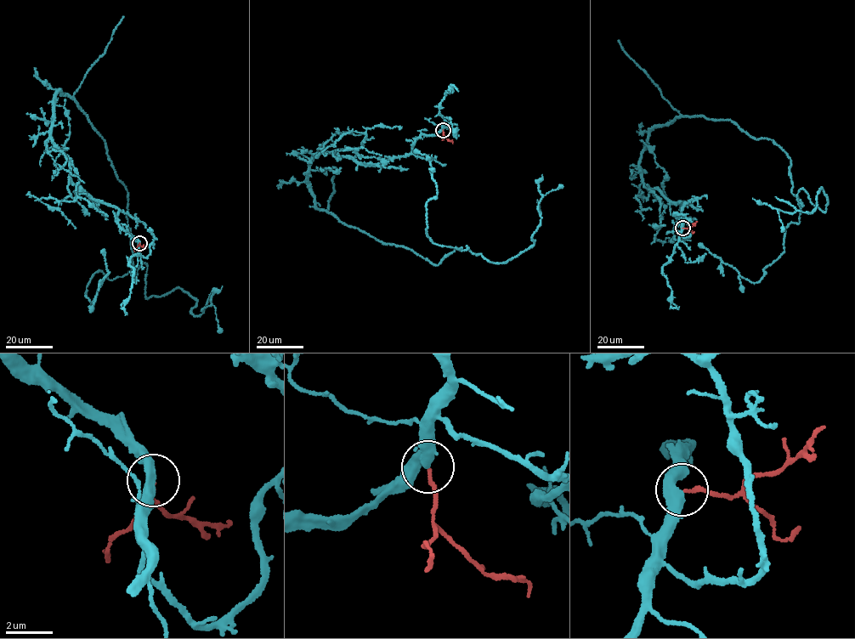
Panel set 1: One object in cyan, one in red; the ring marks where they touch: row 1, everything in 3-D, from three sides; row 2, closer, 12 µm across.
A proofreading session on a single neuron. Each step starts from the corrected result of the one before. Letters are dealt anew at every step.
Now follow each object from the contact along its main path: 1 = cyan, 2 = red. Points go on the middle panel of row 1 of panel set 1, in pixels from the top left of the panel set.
1: (443, 129), (375, 164), (318, 153), (317, 208), (434, 264), (467, 245), (501, 263), (533, 244), (561, 184)
2: (443, 129), (444, 136), (452, 143)

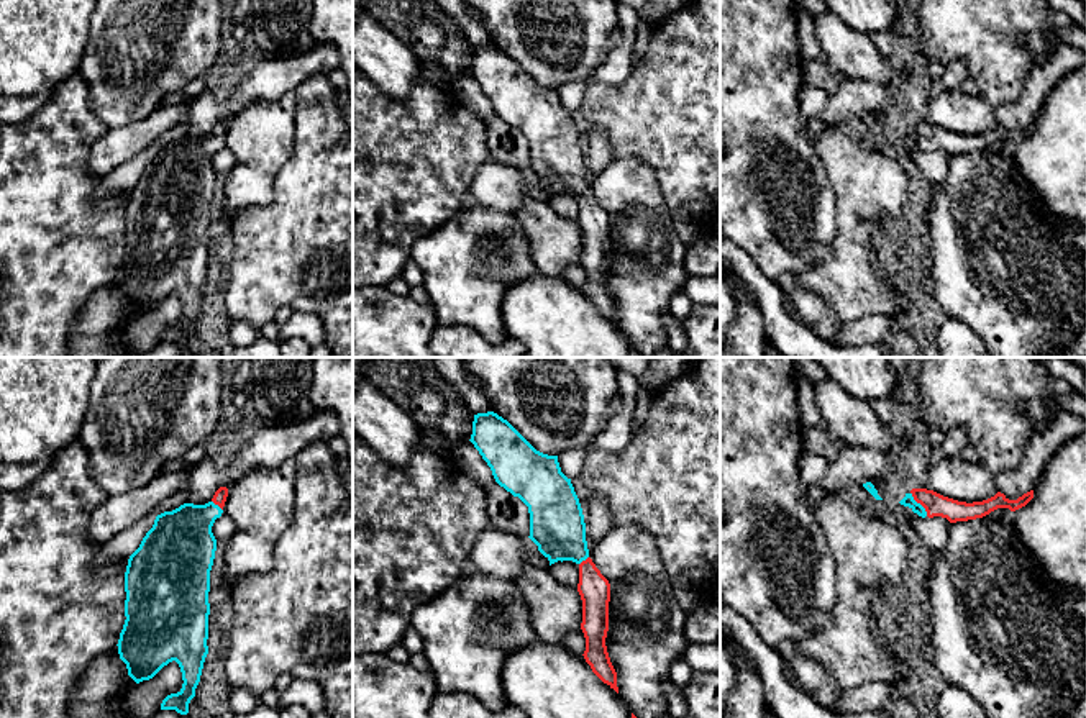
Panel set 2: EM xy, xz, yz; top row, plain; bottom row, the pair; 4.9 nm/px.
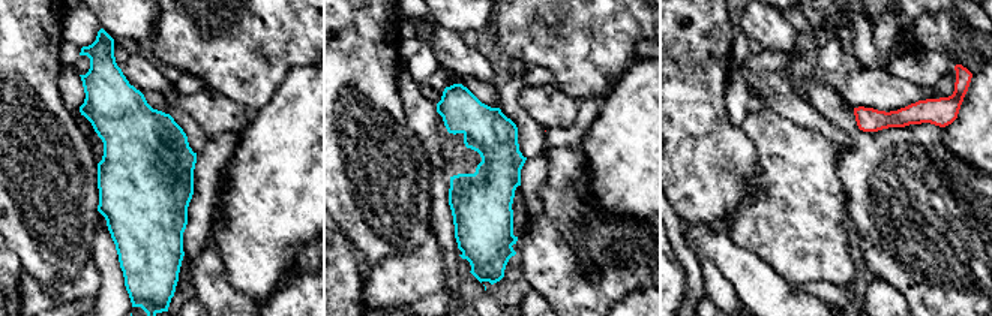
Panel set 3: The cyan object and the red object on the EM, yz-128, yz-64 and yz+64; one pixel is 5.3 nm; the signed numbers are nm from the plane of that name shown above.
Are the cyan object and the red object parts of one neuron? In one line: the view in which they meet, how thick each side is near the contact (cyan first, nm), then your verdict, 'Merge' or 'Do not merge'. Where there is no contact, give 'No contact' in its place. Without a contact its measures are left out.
Touches cyan in yz. Thickness 60 nm (cyan) against 110 nm. Merge

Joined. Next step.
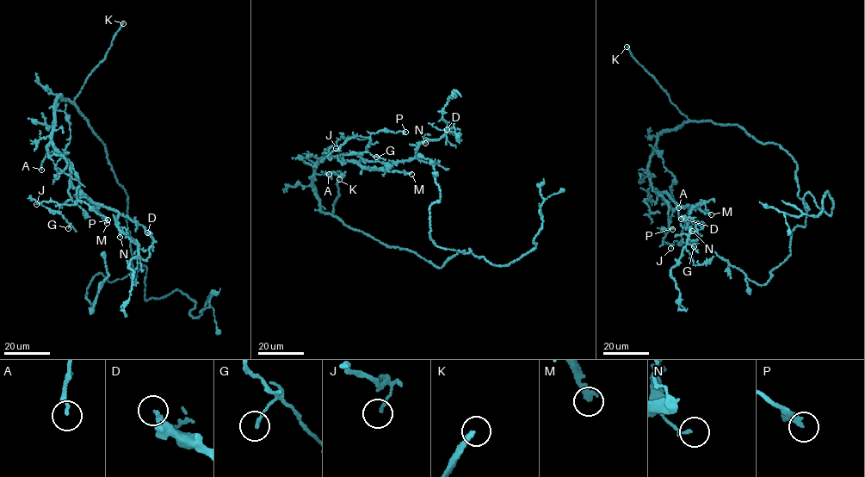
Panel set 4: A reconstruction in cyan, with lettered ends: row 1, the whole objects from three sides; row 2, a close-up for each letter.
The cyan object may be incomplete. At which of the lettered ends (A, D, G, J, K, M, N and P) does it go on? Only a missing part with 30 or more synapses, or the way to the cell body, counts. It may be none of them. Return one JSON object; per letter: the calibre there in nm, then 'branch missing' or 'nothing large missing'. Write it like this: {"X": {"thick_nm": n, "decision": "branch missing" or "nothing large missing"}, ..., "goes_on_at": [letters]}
{"A": {"thick_nm": 140, "decision": "nothing large missing"}, "D": {"thick_nm": 360, "decision": "nothing large missing"}, "G": {"thick_nm": 130, "decision": "nothing large missing"}, "J": {"thick_nm": 130, "decision": "nothing large missing"}, "K": {"thick_nm": 280, "decision": "branch missing"}, "M": {"thick_nm": 320, "decision": "branch missing"}, "N": {"thick_nm": 130, "decision": "nothing large missing"}, "P": {"thick_nm": 220, "decision": "nothing large missing"}, "goes_on_at": ["K", "M"]}

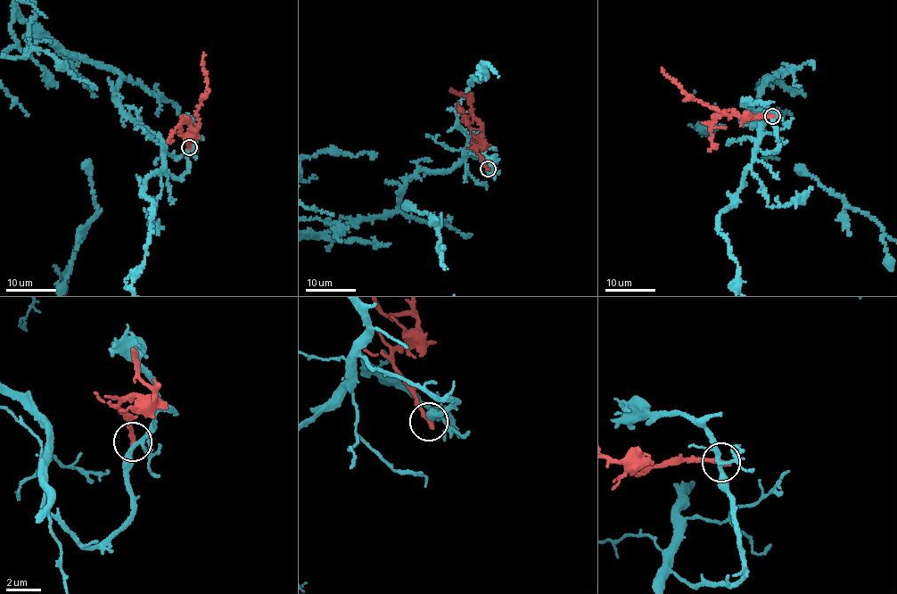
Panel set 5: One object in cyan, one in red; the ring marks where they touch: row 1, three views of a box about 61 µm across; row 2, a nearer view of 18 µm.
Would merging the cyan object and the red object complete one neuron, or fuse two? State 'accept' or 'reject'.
reject

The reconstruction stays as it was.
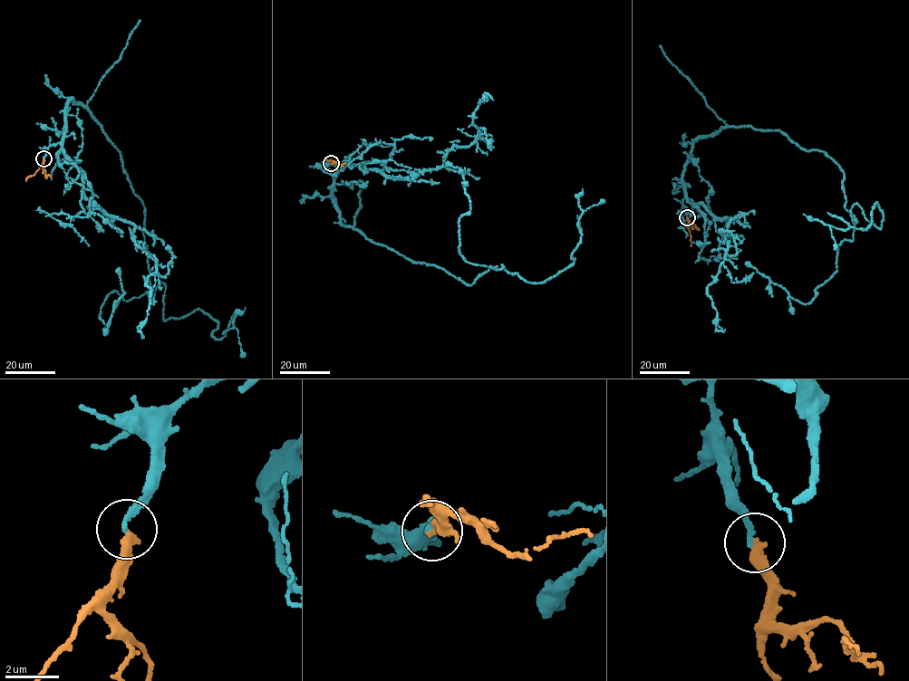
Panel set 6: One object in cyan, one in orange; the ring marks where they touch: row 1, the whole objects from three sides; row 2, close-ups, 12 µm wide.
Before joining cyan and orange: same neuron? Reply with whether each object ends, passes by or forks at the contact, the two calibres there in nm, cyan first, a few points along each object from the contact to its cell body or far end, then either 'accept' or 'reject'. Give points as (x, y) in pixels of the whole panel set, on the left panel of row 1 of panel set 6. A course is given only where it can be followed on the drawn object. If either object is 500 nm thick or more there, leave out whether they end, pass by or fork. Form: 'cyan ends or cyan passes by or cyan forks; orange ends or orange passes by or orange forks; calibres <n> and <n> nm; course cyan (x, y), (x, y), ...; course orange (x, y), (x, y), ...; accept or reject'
cyan ends; orange ends; calibres 190 and 340 nm; course cyan (43, 159), (68, 100), (88, 107), (144, 207), (164, 320), (198, 309), (213, 337), (237, 329), (243, 357); course orange (43, 159), (43, 165), (25, 180); accept

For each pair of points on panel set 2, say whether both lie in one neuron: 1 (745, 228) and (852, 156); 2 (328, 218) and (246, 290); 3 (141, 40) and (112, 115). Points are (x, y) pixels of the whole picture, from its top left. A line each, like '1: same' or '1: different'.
1: different
2: same
3: same

